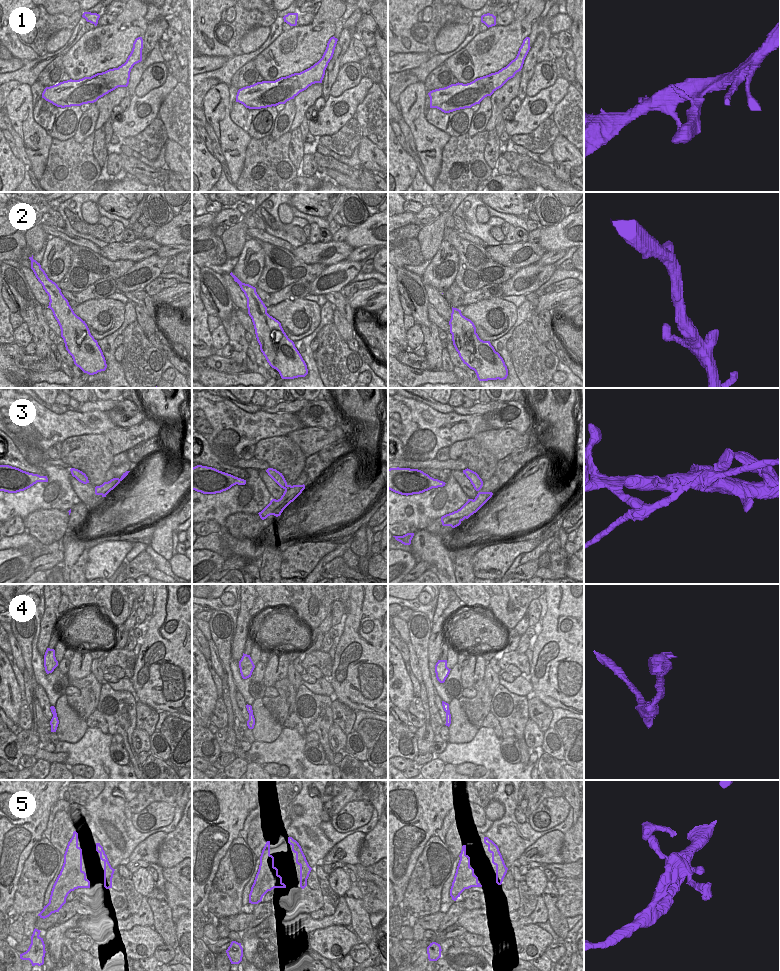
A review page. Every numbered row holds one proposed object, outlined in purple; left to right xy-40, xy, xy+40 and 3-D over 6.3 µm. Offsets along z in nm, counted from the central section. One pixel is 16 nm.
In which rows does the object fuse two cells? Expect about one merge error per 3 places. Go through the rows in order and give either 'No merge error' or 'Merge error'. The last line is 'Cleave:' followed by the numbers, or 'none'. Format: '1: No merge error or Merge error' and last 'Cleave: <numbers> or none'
1: No merge error
2: No merge error
3: Merge error
4: No merge error
5: Merge error
Cleave: 3, 5.

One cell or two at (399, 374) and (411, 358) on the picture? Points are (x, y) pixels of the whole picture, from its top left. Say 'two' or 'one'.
two

